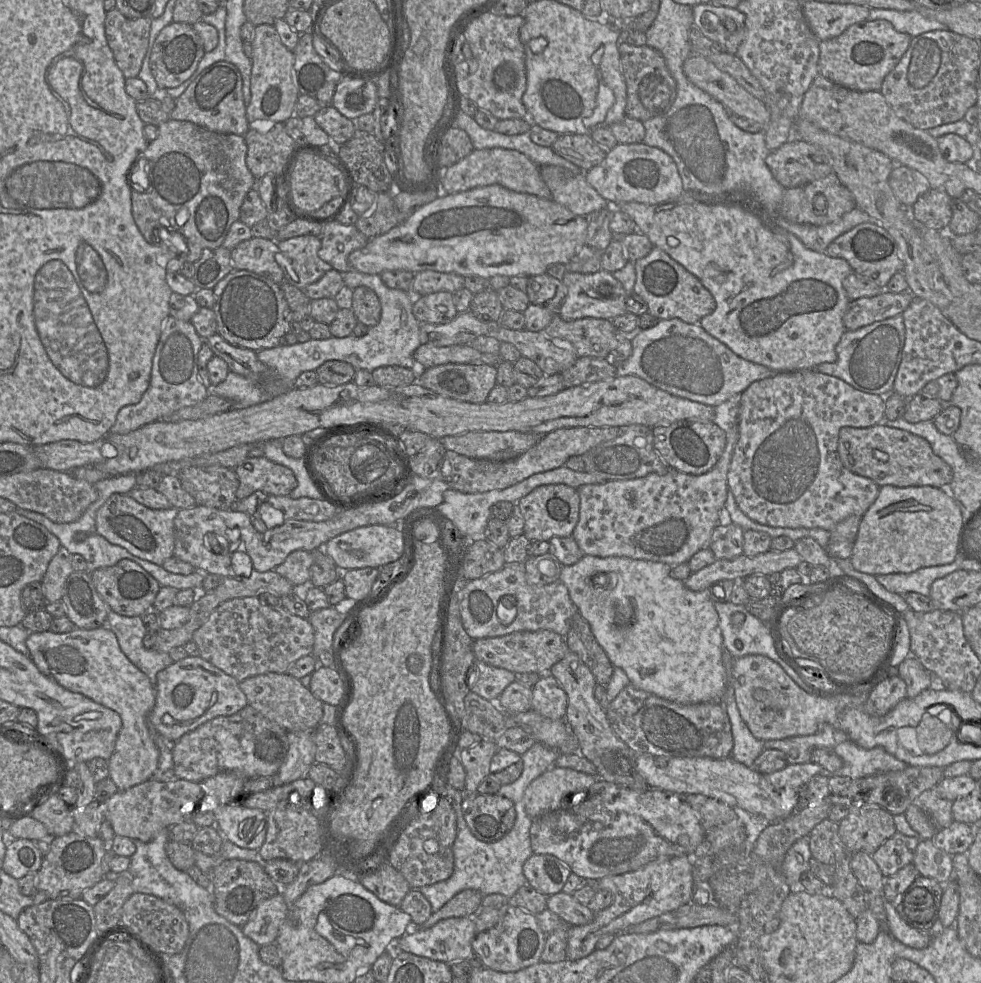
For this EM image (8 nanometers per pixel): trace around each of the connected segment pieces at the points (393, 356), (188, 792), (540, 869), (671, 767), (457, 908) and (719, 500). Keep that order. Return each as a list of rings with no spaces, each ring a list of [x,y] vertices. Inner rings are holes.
[[[355,270],[342,272],[344,284],[355,289],[366,286],[377,295],[381,305],[381,317],[375,326],[369,327],[362,337],[353,334],[344,338],[331,336],[324,340],[310,339],[307,342],[294,345],[278,345],[273,348],[255,351],[257,358],[271,371],[278,374],[287,383],[294,383],[297,377],[305,371],[316,371],[324,362],[329,360],[344,361],[356,370],[364,369],[369,372],[382,366],[399,366],[414,371],[415,379],[419,380],[419,366],[413,354],[421,345],[419,330],[420,323],[413,315],[414,296],[407,292],[389,288],[384,284],[379,274],[367,274]]]
[[[185,779],[169,782],[148,780],[124,791],[117,791],[103,802],[105,803],[105,820],[111,823],[116,836],[149,842],[164,828],[191,820],[203,795],[200,784],[196,782]]]
[[[532,854],[523,865],[527,884],[546,896],[561,892],[571,873],[558,858],[549,854]]]
[[[634,754],[634,771],[651,789],[673,792],[678,795],[701,794],[716,799],[732,808],[759,815],[770,823],[789,817],[795,810],[801,788],[816,775],[825,773],[813,762],[791,764],[764,774],[735,761],[731,756],[723,759],[708,757],[655,757]]]
[[[465,889],[457,893],[452,897],[444,906],[442,906],[438,911],[433,912],[432,915],[419,927],[413,928],[428,928],[433,926],[435,923],[442,919],[452,918],[452,917],[474,917],[482,908],[482,899],[484,896],[476,890]]]
[[[737,424],[726,434],[723,454],[716,465],[704,474],[693,475],[668,469],[664,474],[652,473],[633,480],[607,481],[577,488],[580,499],[579,520],[571,537],[582,553],[600,558],[649,560],[674,567],[689,562],[696,552],[709,547],[713,531],[720,525],[721,511],[727,500],[728,471],[738,440]]]

